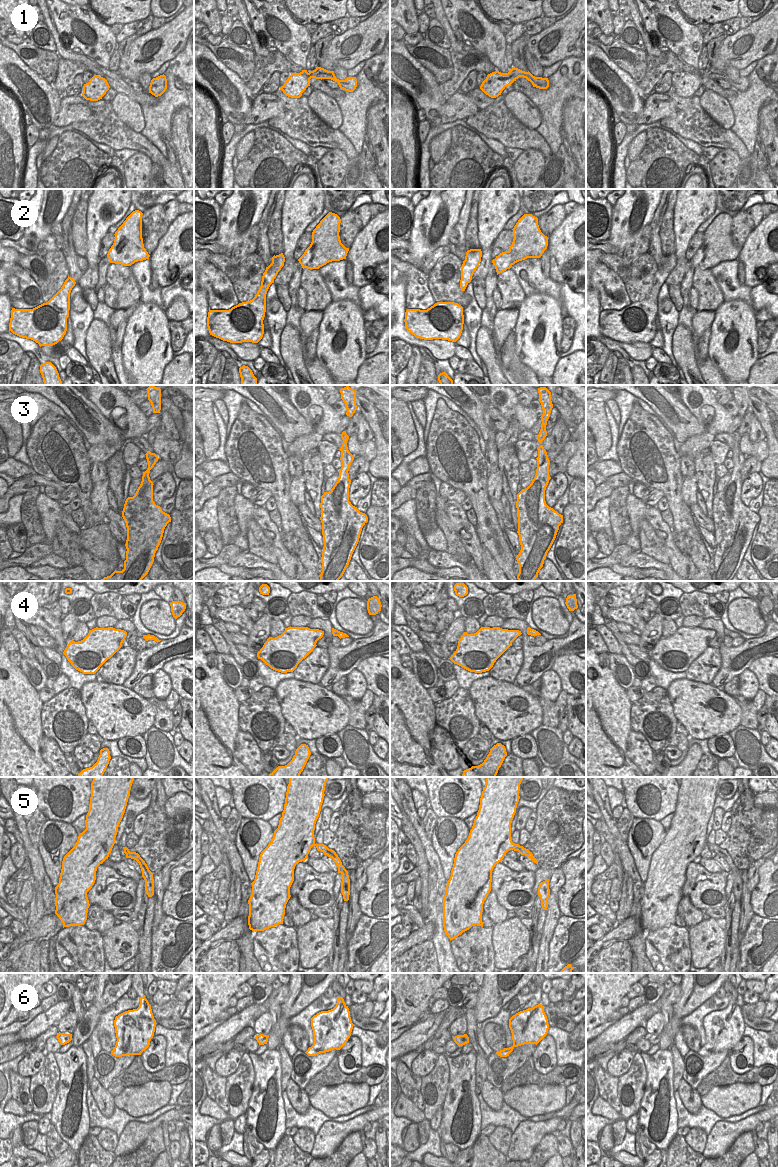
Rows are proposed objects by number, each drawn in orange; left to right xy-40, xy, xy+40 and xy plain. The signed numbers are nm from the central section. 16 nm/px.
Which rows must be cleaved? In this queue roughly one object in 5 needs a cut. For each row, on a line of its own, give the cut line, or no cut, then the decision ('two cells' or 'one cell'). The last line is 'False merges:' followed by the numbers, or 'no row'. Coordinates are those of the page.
1: no cut; one cell
2: no cut; one cell
3: no cut; one cell
4: no cut; one cell
5: no cut; one cell
6: no cut; one cell
False merges: no row

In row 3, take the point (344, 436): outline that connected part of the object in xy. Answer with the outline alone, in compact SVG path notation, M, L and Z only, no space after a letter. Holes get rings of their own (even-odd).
M346 431L340 435L343 443L341 448L342 467L338 471L339 478L333 488L329 492L324 492L321 496L321 523L324 547L322 551L321 563L322 572L319 575L320 581L338 581L344 574L349 565L352 554L359 542L360 534L363 526L368 522L365 513L360 512L357 507L353 506L349 501L349 488L351 480L349 479L349 467L354 460L354 456L349 452L347 441L349 436Z

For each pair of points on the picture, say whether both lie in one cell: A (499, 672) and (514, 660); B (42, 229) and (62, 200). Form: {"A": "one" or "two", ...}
{"A": "one", "B": "one"}

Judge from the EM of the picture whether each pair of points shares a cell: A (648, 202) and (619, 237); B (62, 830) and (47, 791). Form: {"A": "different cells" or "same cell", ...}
{"A": "same cell", "B": "different cells"}

